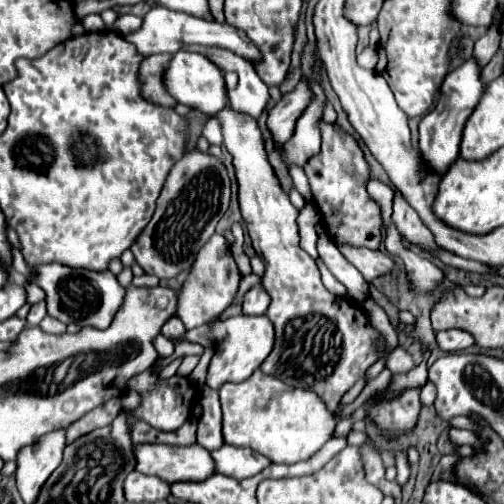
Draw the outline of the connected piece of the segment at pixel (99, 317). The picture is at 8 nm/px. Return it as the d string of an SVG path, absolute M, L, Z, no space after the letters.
M59 264L39 266L39 282L35 284L47 292L45 302L49 316L65 324L77 324L77 326L107 328L115 312L119 310L125 294L125 288L121 288L121 284L111 272L95 274L93 270L71 270Z

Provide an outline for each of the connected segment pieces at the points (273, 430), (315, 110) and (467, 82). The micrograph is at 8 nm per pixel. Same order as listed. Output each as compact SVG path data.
M255 370L245 382L225 382L219 388L223 410L223 438L233 446L247 446L271 462L295 464L311 458L335 428L335 416L323 406L321 398L311 390L291 388Z
M315 48L313 54L315 54L315 66L311 68L311 74L305 74L307 86L313 96L297 120L291 140L283 146L283 152L281 152L281 158L285 164L295 164L299 168L303 168L307 164L307 160L311 156L315 156L321 148L319 122L323 118L323 110L327 104L327 96L325 96L325 92L321 88L321 80L319 80L319 76L321 76L319 50Z
M475 56L465 58L461 66L449 72L449 76L443 82L441 98L419 124L419 148L423 158L427 158L427 166L431 166L431 170L439 170L439 174L445 174L451 162L455 162L455 158L459 156L463 126L471 116L471 112L475 110L477 102L481 100L483 92L485 92L485 84L481 82L481 66L477 64Z

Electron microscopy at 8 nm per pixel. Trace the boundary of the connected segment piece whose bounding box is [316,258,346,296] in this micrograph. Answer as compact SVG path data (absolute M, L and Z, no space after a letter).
M318 258L316 264L321 274L321 280L325 288L329 290L335 296L345 296L346 288L340 282L338 282L334 276L330 273L323 261Z

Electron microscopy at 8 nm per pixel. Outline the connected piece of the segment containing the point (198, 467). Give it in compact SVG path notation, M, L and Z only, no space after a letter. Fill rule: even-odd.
M133 444L135 470L147 476L159 476L165 482L199 482L215 474L211 454L199 446L171 444Z

